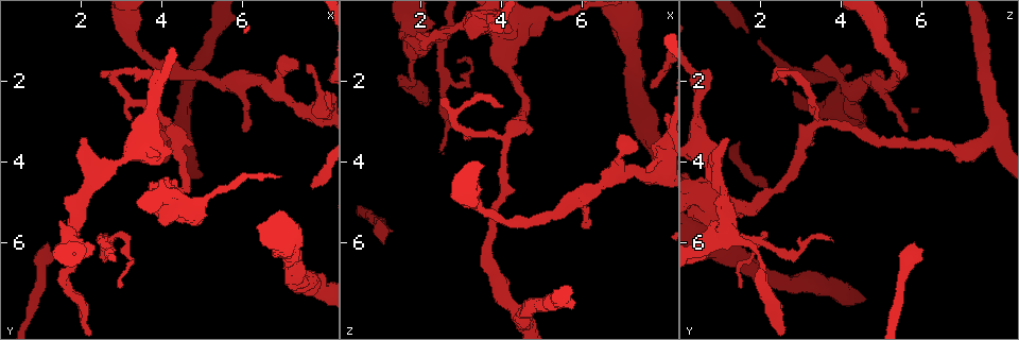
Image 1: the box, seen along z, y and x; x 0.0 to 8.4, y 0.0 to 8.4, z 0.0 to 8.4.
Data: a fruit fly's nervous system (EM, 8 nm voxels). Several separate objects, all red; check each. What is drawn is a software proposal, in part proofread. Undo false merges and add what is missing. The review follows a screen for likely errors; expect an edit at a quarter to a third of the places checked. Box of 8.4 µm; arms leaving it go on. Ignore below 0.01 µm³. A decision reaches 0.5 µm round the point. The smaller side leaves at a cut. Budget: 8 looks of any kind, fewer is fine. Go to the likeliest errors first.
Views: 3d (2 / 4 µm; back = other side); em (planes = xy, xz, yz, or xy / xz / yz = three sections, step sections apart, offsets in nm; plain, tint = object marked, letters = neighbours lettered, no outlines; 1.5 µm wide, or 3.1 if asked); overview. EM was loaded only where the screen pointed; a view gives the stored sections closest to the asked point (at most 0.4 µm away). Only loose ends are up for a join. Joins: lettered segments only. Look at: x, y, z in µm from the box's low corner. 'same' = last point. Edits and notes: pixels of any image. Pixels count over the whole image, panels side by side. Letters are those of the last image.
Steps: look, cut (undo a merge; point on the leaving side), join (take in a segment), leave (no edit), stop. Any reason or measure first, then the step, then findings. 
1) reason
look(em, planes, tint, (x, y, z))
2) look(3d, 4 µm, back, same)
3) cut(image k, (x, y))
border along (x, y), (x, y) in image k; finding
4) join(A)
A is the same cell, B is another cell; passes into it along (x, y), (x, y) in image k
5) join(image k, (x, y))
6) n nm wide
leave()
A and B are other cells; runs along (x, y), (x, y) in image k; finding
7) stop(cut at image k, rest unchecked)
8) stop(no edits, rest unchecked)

thin end
look(em, planes, letters, (7.75, 4.65, 2.20))

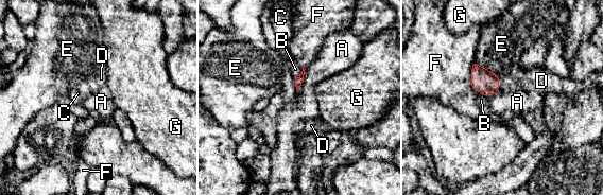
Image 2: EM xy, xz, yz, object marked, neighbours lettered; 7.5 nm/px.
F touches over 240 nm
join(D)
D is the same cell, A, B, C, E, F and G are other cells; it goes on there

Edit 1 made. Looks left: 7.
an open end
look(3d, 4 µm, (2.50, 5.95, 3.75))

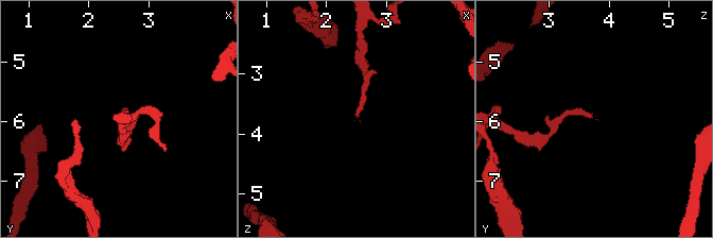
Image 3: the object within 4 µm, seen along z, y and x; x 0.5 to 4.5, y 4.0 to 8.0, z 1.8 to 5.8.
shape alone is not enough
look(em, planes, letters, (2.50, 5.95, 3.75))

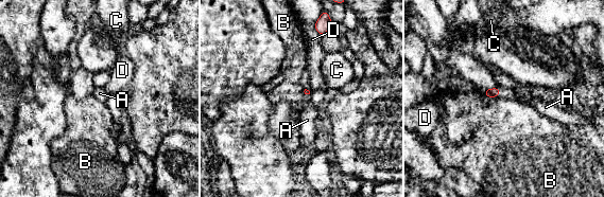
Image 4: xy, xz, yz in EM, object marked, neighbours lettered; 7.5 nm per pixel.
join(A)
A is the same cell, B, C and D are other cells; passes into it along (494, 92), (499, 92), (504, 92) in image 4; the cell continues

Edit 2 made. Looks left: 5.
redraw
look(overview)

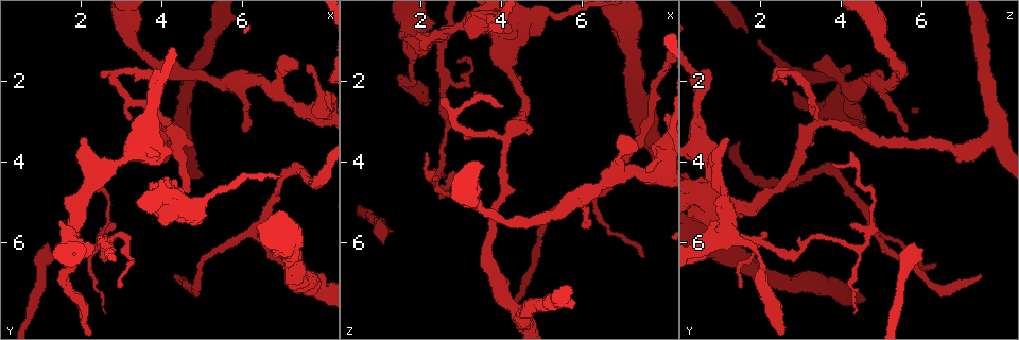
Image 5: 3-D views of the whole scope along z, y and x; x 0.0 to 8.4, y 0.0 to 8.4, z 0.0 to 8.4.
free end
look(3d, 2 µm, (2.60, 7.70, 4.30))

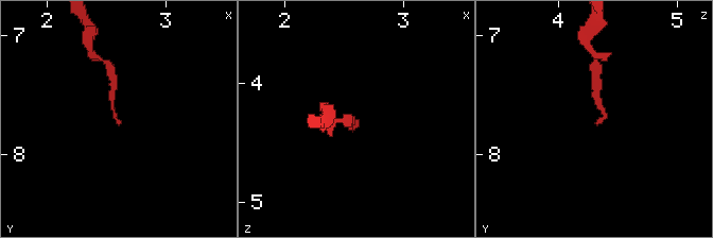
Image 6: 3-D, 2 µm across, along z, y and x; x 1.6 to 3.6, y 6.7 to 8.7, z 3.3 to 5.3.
shape alone is not enough
look(em, planes, letters, (2.62, 7.76, 4.36))

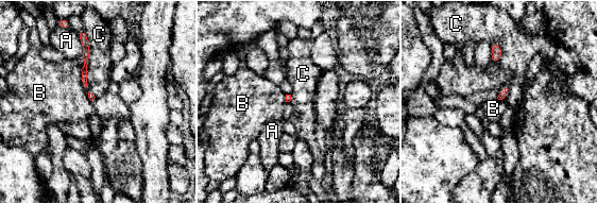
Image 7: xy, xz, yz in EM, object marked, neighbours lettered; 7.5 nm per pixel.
leave()
A, B and C are other cells; border along (80, 69), (84, 84) in image 7; none of them fits

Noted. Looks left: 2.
branch point
look(em, planes, letters, (4.05, 3.00, 3.45))

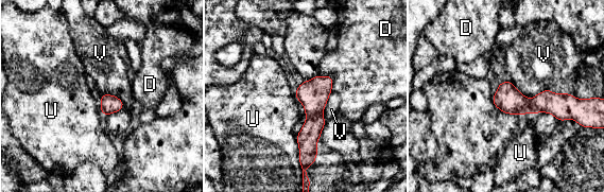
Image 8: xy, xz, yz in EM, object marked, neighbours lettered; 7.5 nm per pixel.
leave()
D, U and V are other cells; runs along (328, 79), (314, 92), (310, 161) in image 8; continuous, no second cell

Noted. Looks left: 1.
stop(join at image 2, join at image 4, rest unchecked)

